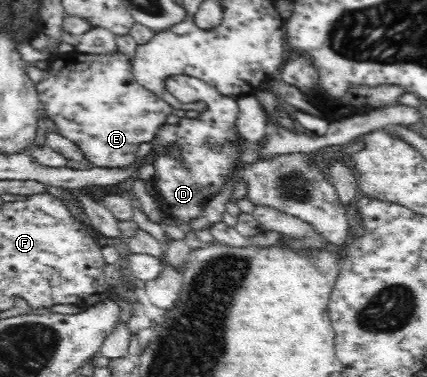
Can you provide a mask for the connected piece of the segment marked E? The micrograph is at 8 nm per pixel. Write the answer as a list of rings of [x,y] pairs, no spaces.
[[[64,55],[58,63],[50,65],[50,75],[38,85],[37,94],[44,103],[46,115],[56,121],[58,133],[78,145],[86,160],[95,167],[103,169],[128,170],[134,164],[138,145],[142,141],[154,140],[159,129],[166,125],[166,115],[174,114],[175,109],[156,93],[142,88],[134,79],[131,60],[124,55],[98,57],[98,55]]]

